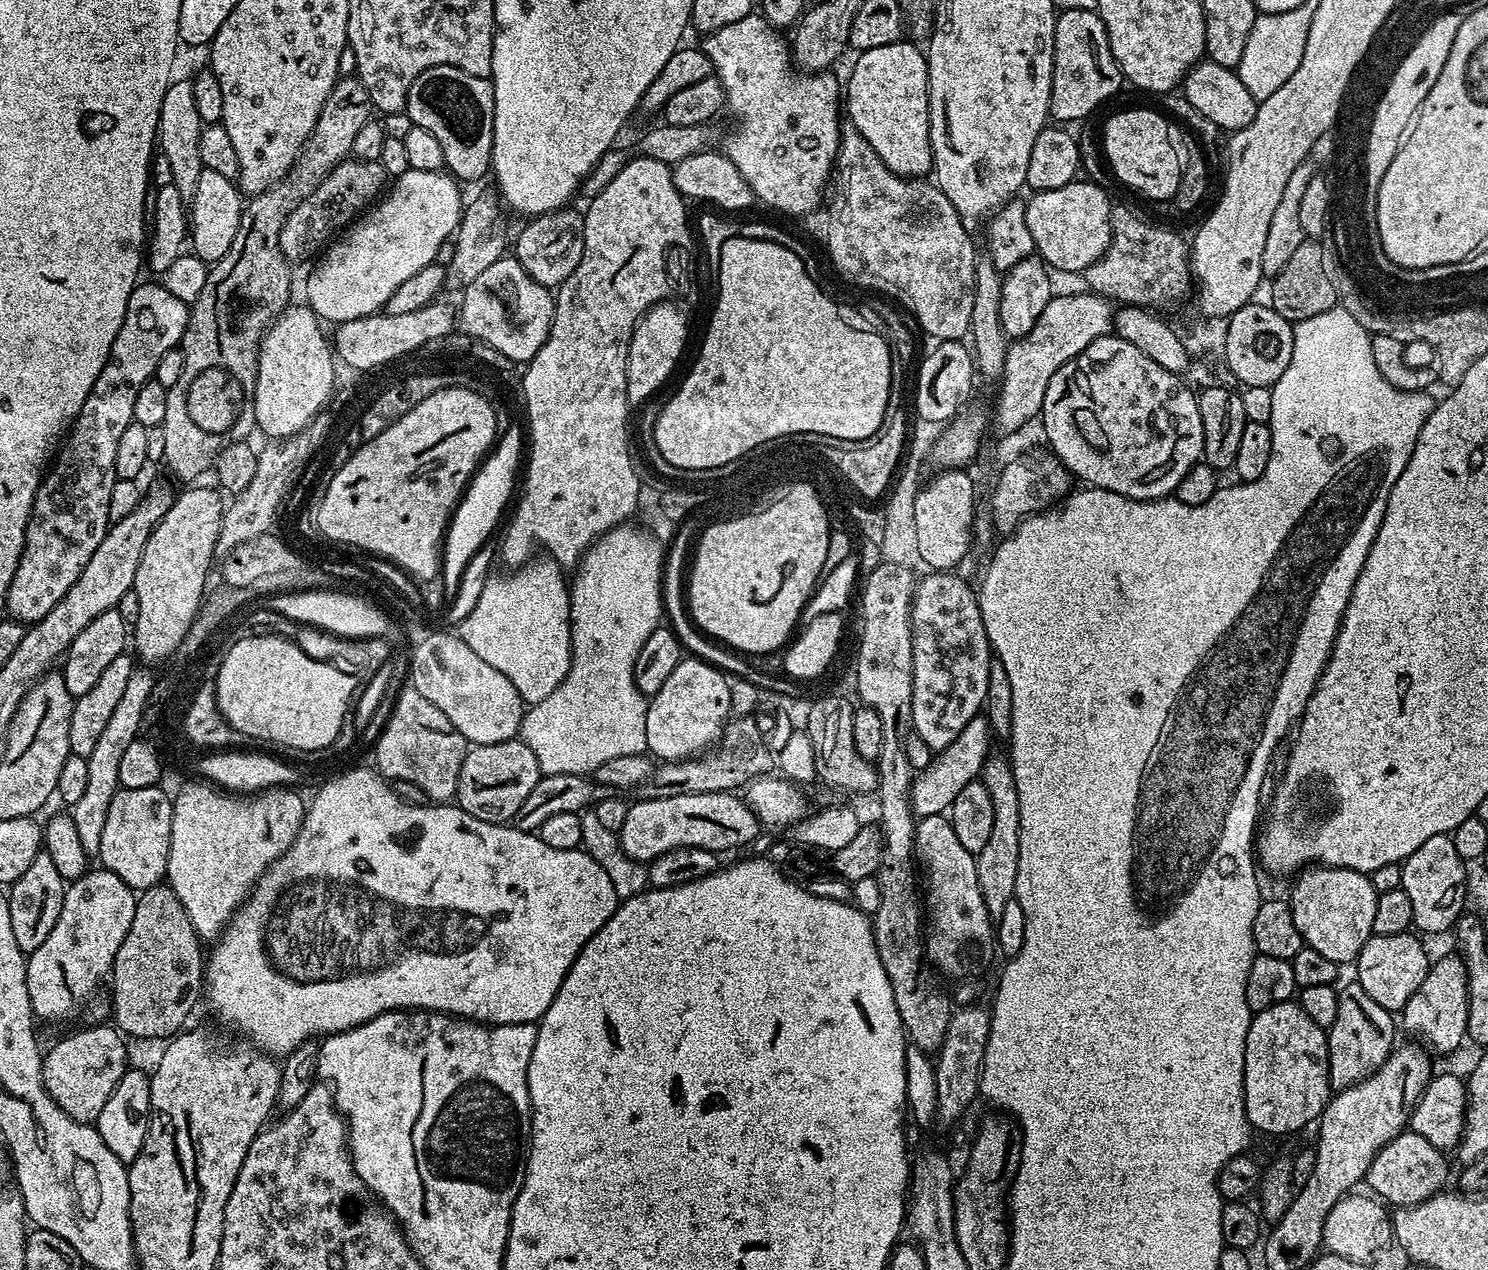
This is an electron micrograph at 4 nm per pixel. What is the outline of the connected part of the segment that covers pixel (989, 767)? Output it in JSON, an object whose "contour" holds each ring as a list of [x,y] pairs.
{"contour":[[[993,751],[986,758],[978,777],[980,783],[990,790],[990,802],[994,802],[994,827],[990,830],[990,839],[982,850],[975,853],[978,870],[978,890],[982,890],[982,902],[986,902],[986,910],[992,917],[998,918],[1006,907],[1006,902],[1013,900],[1018,882],[1018,850],[1020,849],[1020,815],[1018,814],[1018,790],[1014,786],[1014,774],[1007,755]]]}

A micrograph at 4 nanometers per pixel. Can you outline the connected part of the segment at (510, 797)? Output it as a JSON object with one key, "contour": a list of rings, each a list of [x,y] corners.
{"contour":[[[519,738],[493,745],[477,744],[469,747],[462,762],[454,800],[466,814],[474,814],[474,818],[482,818],[482,822],[508,824],[515,821],[518,806],[522,806],[530,790],[538,786],[541,775],[536,752]]]}

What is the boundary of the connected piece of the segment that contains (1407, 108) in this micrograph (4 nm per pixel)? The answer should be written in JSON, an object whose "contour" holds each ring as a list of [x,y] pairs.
{"contour":[[[1444,10],[1433,15],[1427,21],[1427,35],[1413,48],[1412,57],[1408,57],[1396,75],[1392,87],[1380,104],[1380,112],[1376,114],[1376,128],[1372,128],[1372,144],[1368,144],[1368,164],[1372,164],[1372,180],[1382,182],[1380,172],[1386,174],[1384,164],[1392,162],[1392,152],[1396,152],[1396,136],[1400,136],[1400,128],[1404,128],[1408,116],[1412,116],[1412,108],[1420,104],[1420,96],[1432,88],[1432,80],[1436,80],[1436,72],[1440,72],[1440,64],[1444,64],[1444,56],[1448,56],[1448,44],[1454,42],[1458,34],[1458,26],[1462,26],[1463,14],[1459,10]]]}

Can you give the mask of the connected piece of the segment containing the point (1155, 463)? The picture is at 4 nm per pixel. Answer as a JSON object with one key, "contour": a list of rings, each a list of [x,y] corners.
{"contour":[[[1115,334],[1099,336],[1097,340],[1090,342],[1090,346],[1086,346],[1086,350],[1082,350],[1082,354],[1070,358],[1070,362],[1066,362],[1066,366],[1062,366],[1058,374],[1050,378],[1050,386],[1046,386],[1042,421],[1044,420],[1044,436],[1052,447],[1049,448],[1051,455],[1061,460],[1077,481],[1084,480],[1080,482],[1093,488],[1110,490],[1114,494],[1129,496],[1132,500],[1163,500],[1171,497],[1182,482],[1182,478],[1186,478],[1186,474],[1194,465],[1201,463],[1204,455],[1202,414],[1198,414],[1197,393],[1191,392],[1180,380],[1183,379],[1177,373],[1162,370],[1162,366],[1158,366],[1154,358],[1146,358],[1146,354],[1138,350],[1138,346],[1130,346],[1130,342],[1126,342],[1121,336]]]}

